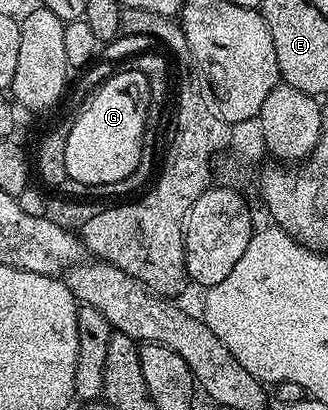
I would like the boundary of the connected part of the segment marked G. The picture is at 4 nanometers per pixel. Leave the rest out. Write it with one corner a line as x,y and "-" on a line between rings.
118,69
98,85
65,134
68,181
96,188
131,176
140,162
149,102
149,82
143,72

